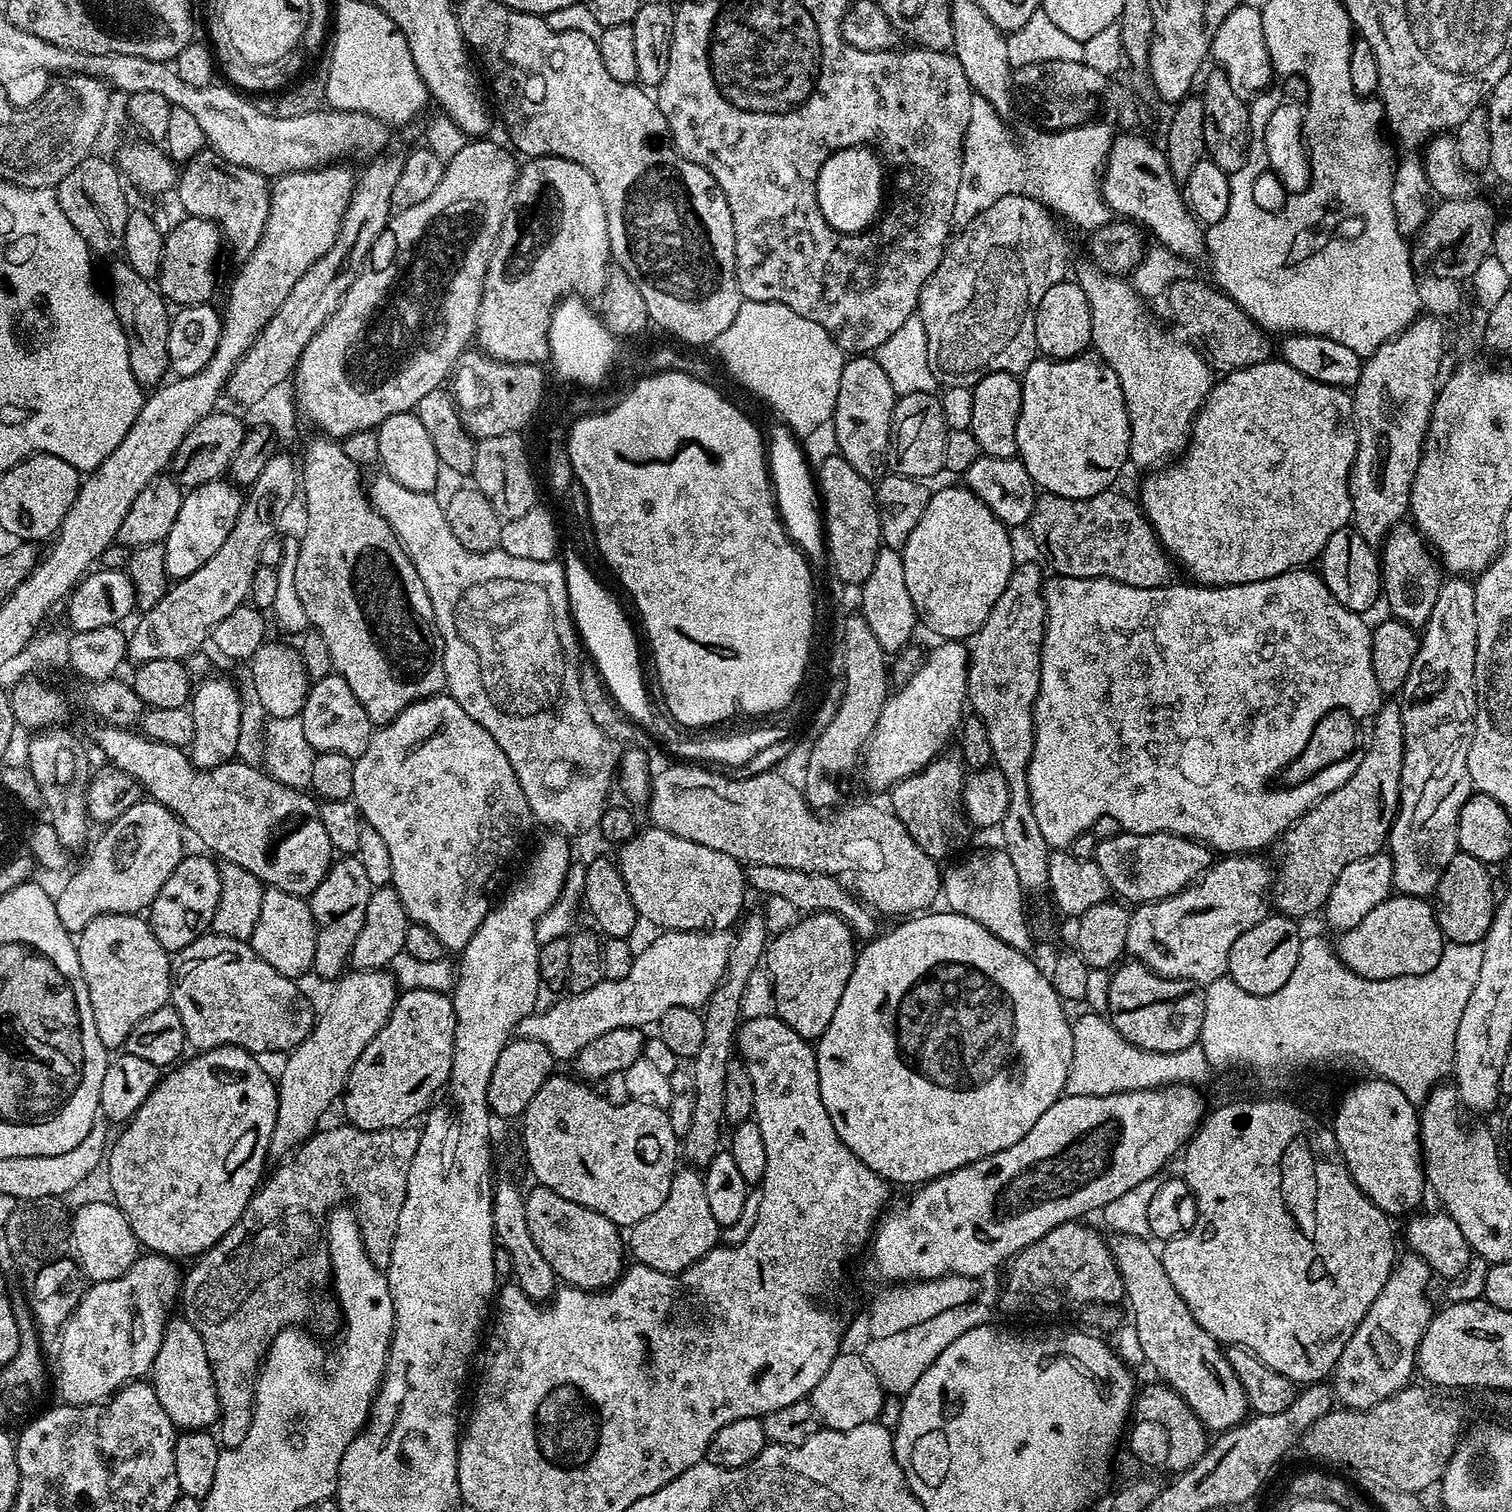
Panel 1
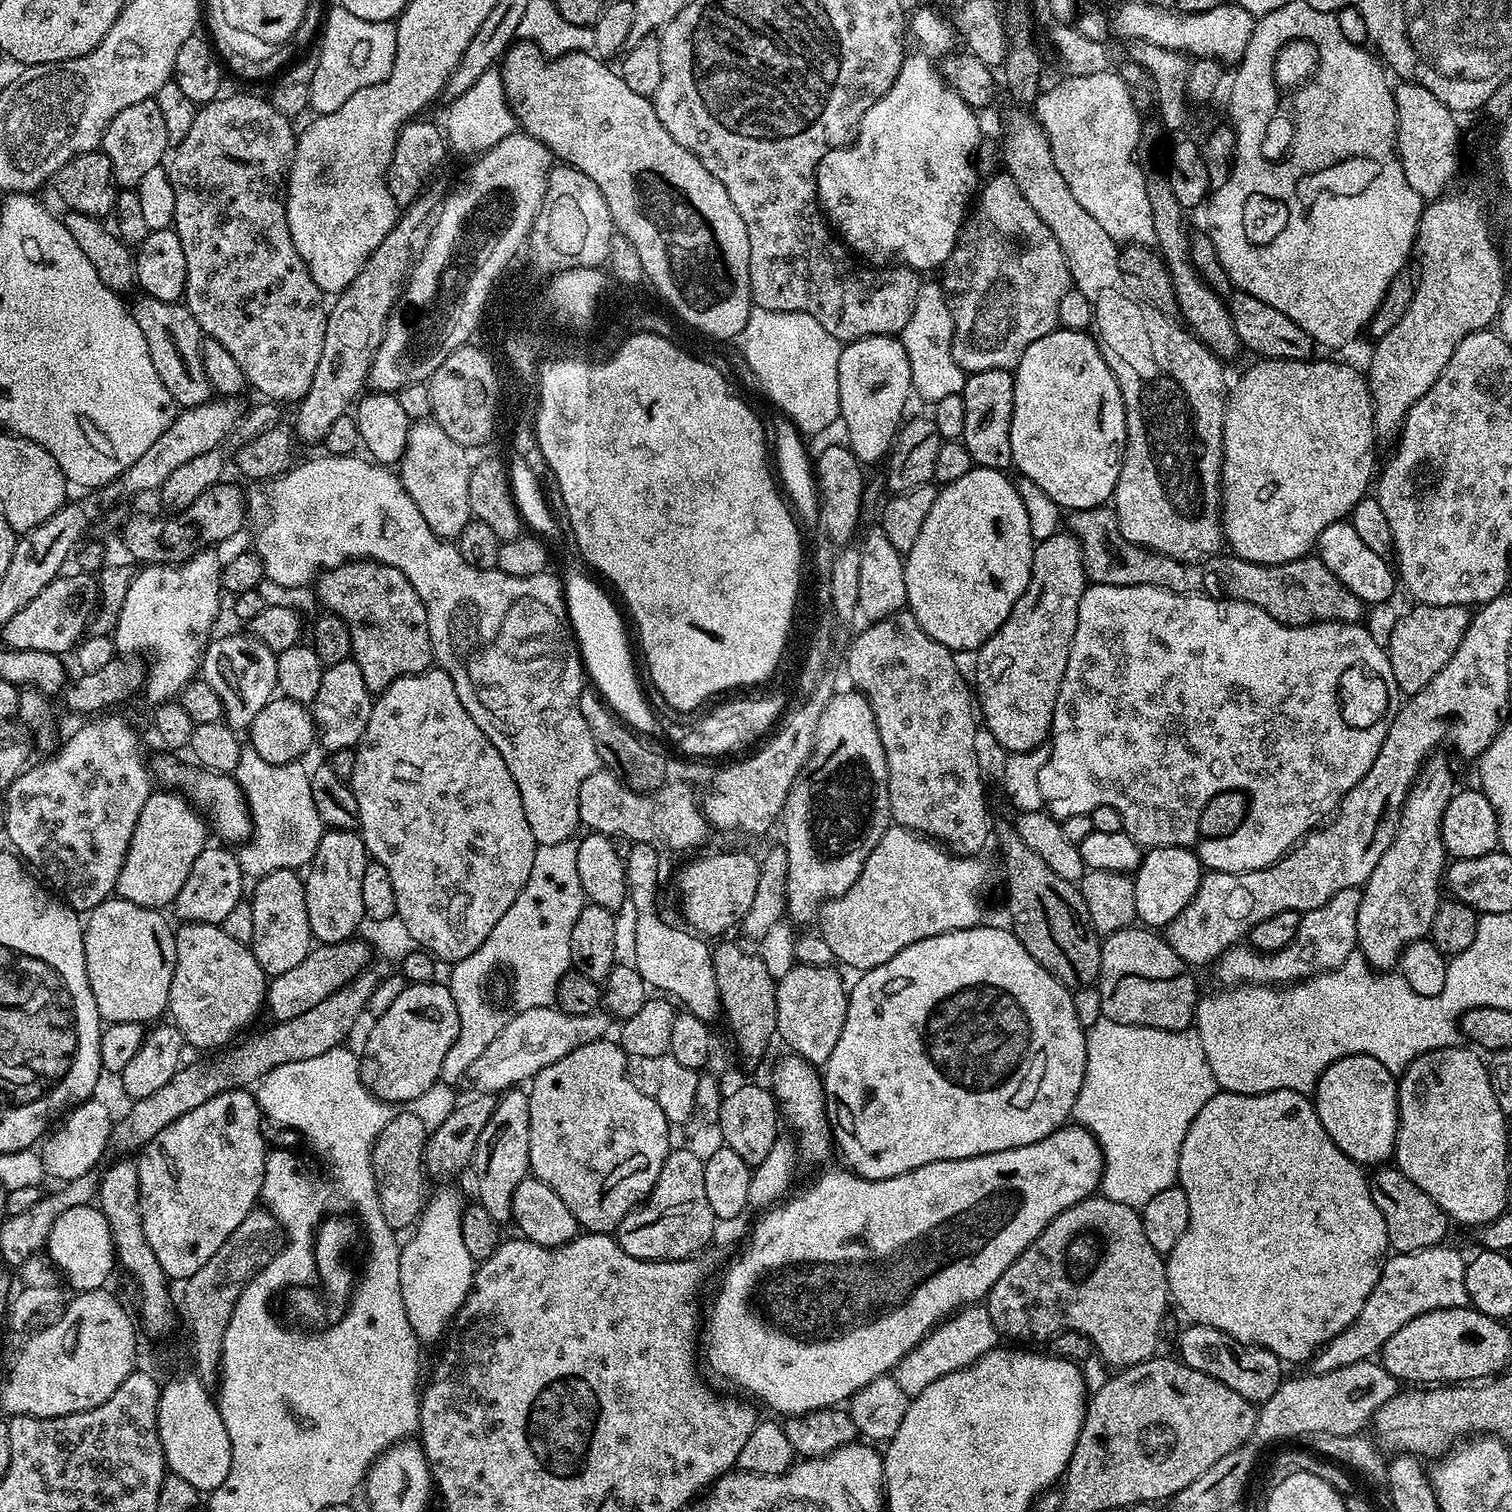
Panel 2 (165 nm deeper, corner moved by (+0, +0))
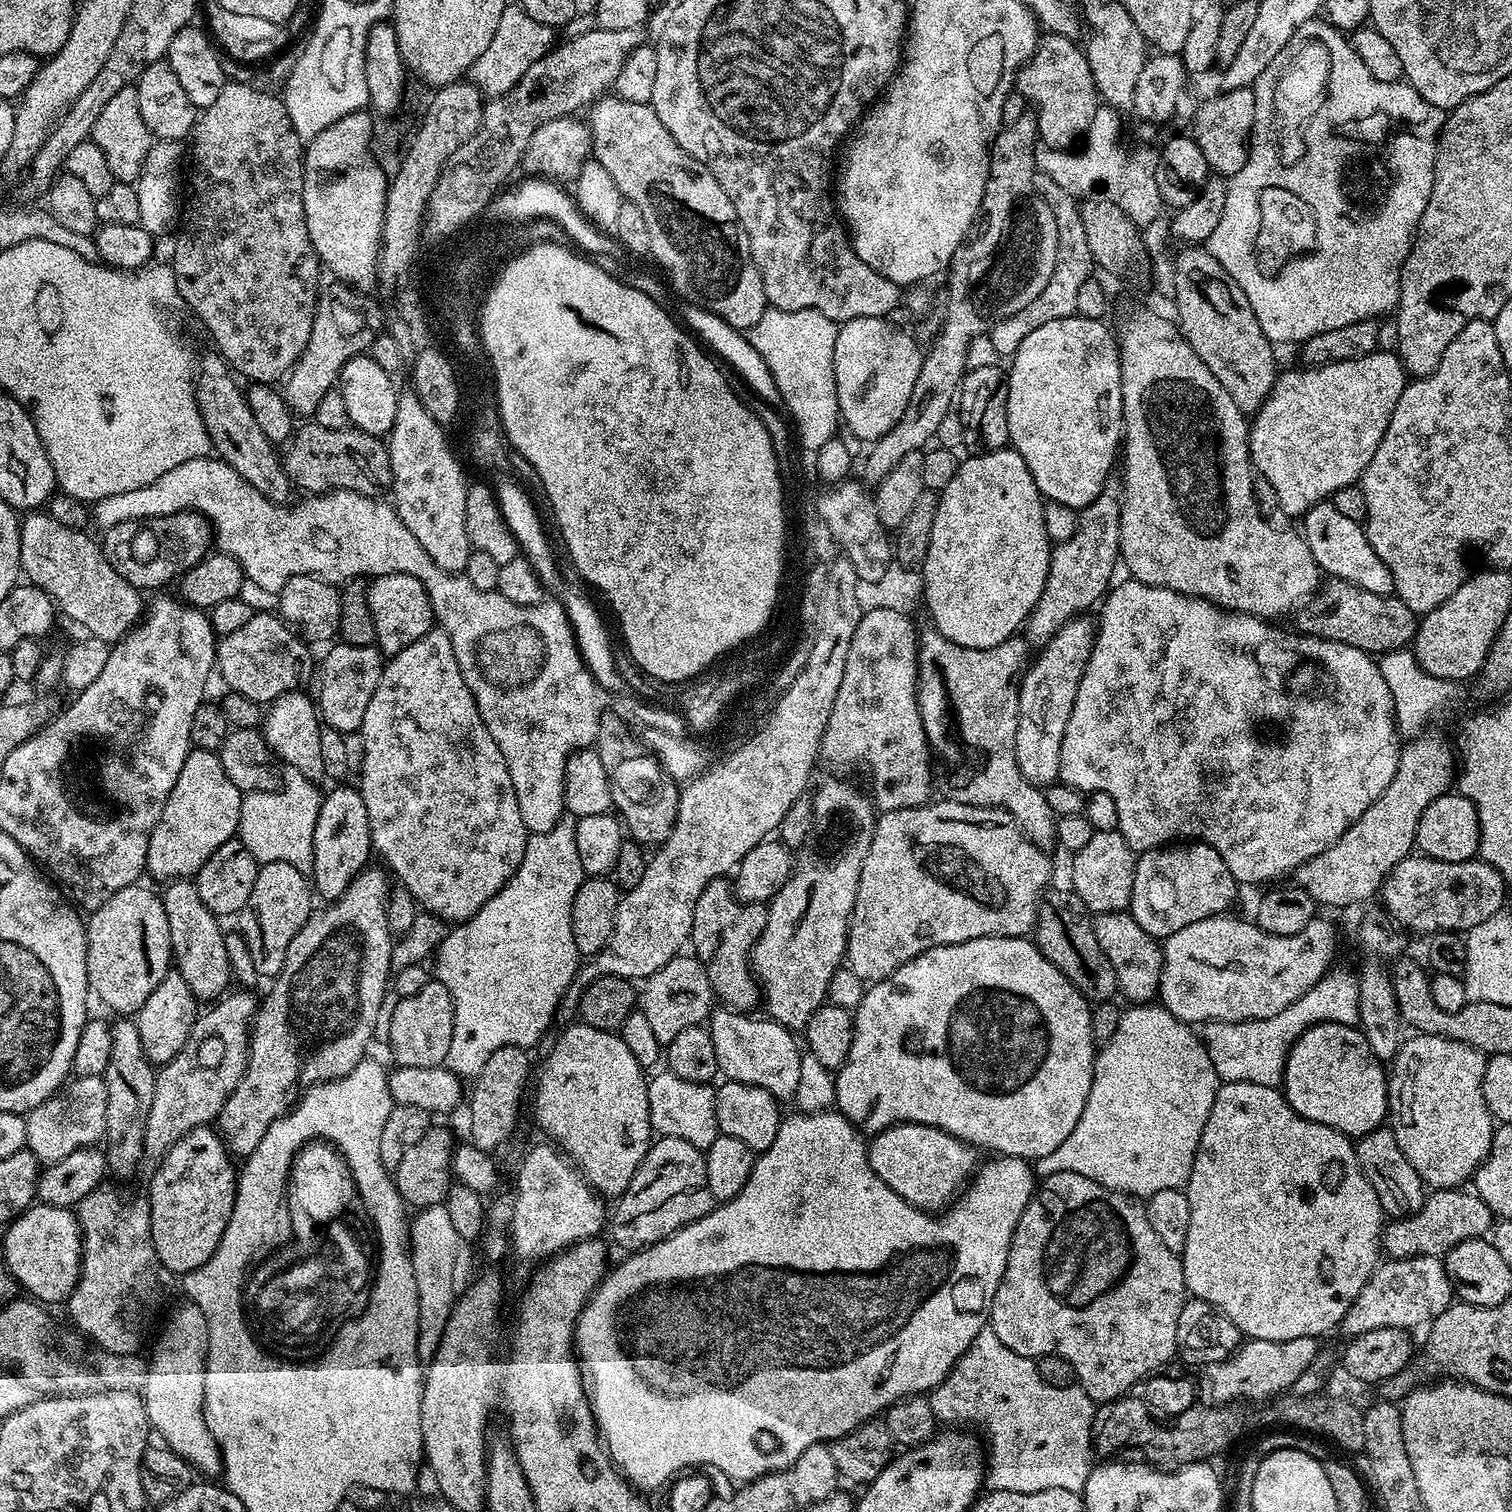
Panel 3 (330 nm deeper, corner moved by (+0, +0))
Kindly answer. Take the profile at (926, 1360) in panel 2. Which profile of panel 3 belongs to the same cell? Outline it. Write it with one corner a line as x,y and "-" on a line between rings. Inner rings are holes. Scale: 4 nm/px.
991,1326
983,1328
978,1338
974,1338
966,1354
962,1354
947,1378
932,1389
927,1399
937,1421
957,1420
960,1426
984,1424
986,1484
991,1491
1037,1492
1061,1488
1083,1493
1086,1478
1094,1467
1092,1421
1096,1418
1097,1405
1079,1386
1055,1388
1042,1382
1036,1360
1031,1356
1014,1354
1014,1350
1010,1350
1010,1346
1005,1346
998,1334
994,1334

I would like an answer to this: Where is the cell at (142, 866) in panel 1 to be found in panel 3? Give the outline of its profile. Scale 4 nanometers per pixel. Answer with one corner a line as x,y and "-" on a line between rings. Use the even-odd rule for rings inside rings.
192,748
186,762
182,766
182,774
178,774
178,782
174,782
174,790
166,798
166,806
162,806
162,818
158,826
154,826
154,834
150,834
150,846
144,863
147,875
156,880
171,882
195,877
198,870
227,840
233,839
239,830
240,802
242,793
230,778
226,778
226,770
222,770
222,762
216,752
207,752
201,748

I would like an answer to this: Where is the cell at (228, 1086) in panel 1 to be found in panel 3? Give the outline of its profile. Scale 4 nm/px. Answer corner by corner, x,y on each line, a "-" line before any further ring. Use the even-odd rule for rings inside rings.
212,1126
195,1128
190,1134
183,1136
164,1155
164,1159
155,1165
156,1173
148,1184
146,1195
150,1206
150,1226
154,1250
158,1250
158,1258
162,1266
166,1266
173,1274
183,1274
198,1270
218,1250
218,1242
222,1242
222,1234
230,1222
230,1214
236,1201
237,1169
228,1165
230,1153
217,1129

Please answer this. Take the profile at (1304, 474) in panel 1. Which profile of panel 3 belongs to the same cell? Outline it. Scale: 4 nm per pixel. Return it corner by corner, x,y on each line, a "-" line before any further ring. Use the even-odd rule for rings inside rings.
1377,350
1368,356
1360,356
1357,360
1339,360
1333,364
1319,366
1300,366
1297,372
1281,371
1277,375
1273,388
1265,401
1250,420
1248,429
1248,452
1252,456
1252,467
1257,473
1264,475
1264,480
1276,491
1276,500
1280,508
1288,516
1303,517
1315,504
1323,504
1338,490
1353,487
1359,481
1366,466
1370,466
1370,458
1374,458
1374,450
1378,450
1378,442
1382,442
1382,434
1386,434
1386,426
1390,426
1390,414
1394,414
1394,406
1398,406
1398,398
1402,398
1402,390
1406,383
1404,363
1395,351
1383,352

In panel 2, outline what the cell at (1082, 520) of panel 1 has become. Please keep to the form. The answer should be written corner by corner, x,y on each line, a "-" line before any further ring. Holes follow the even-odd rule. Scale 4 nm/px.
1111,507
1082,508
1069,516
1072,517
1069,520
1067,517
1067,527
1080,543
1084,572
1093,584
1154,586
1167,588
1170,592
1203,593
1215,600
1250,602
1286,626
1306,626
1323,620
1359,624
1365,619
1364,601
1350,594
1350,590
1346,590
1346,586
1334,578
1319,555
1309,554
1300,560
1281,564
1255,564
1231,554
1209,556
1203,562
1185,562
1131,544
1122,534
1118,518

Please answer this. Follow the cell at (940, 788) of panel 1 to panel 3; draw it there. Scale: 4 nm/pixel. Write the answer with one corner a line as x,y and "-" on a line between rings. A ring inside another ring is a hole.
878,608
865,611
859,620
858,628
854,632
854,639
850,644
850,653
847,654
845,673
842,674
842,683
838,688
838,695
834,700
834,708
831,710
830,718
827,722
827,728
823,734
823,740
820,743
820,755
818,757
821,767
823,766
836,776
842,776
848,773
851,768
866,764
872,770
872,792
870,791
875,807
885,812
893,812
896,809
919,808
930,799
930,792
934,790
934,776
932,780
932,759
931,745
928,742
927,725
924,719
923,711
918,703
919,693
919,637
918,628
915,628
912,619
907,613
886,608

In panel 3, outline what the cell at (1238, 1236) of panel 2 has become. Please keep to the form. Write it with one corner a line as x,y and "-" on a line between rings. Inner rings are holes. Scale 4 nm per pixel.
1243,1080
1242,1082
1234,1082
1233,1084
1224,1082
1217,1087
1214,1106
1210,1110
1208,1121
1200,1135
1200,1145
1198,1146
1196,1157
1192,1163
1192,1173
1188,1179
1186,1191
1188,1193
1188,1201
1190,1202
1190,1231
1186,1233
1186,1246
1182,1253
1182,1259
1184,1261
1184,1284
1195,1299
1206,1301
1210,1306
1214,1306
1217,1312
1221,1312
1223,1316
1230,1318
1230,1322
1234,1322
1234,1326
1238,1326
1238,1330
1245,1337
1254,1340
1289,1340
1290,1338
1302,1338
1303,1336
1323,1337
1323,1332
1328,1332
1331,1328
1333,1331
1333,1329
1339,1325
1340,1319
1346,1314
1346,1310
1350,1310
1354,1298
1358,1298
1362,1286
1366,1286
1366,1282
1378,1267
1378,1259
1376,1260
1376,1255
1381,1255
1382,1252
1382,1221
1380,1222
1382,1213
1380,1211
1380,1203
1374,1194
1374,1190
1370,1186
1370,1182
1360,1172
1360,1163
1356,1157
1353,1141
1337,1128
1331,1128
1330,1126
1319,1124
1313,1120
1305,1120
1303,1116
1297,1114
1297,1112
1289,1106
1287,1099
1285,1099
1273,1085
1251,1084
1250,1082

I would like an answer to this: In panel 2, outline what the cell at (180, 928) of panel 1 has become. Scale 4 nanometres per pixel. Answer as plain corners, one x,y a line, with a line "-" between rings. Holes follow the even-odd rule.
228,846
212,847
204,847
202,854
194,858
194,866
190,866
190,874
186,882
182,882
182,890
178,890
178,898
174,905
177,921
223,925
226,914
230,914
230,910
234,910
234,906
242,902
243,896
240,895
244,892
246,877
239,866
237,853

